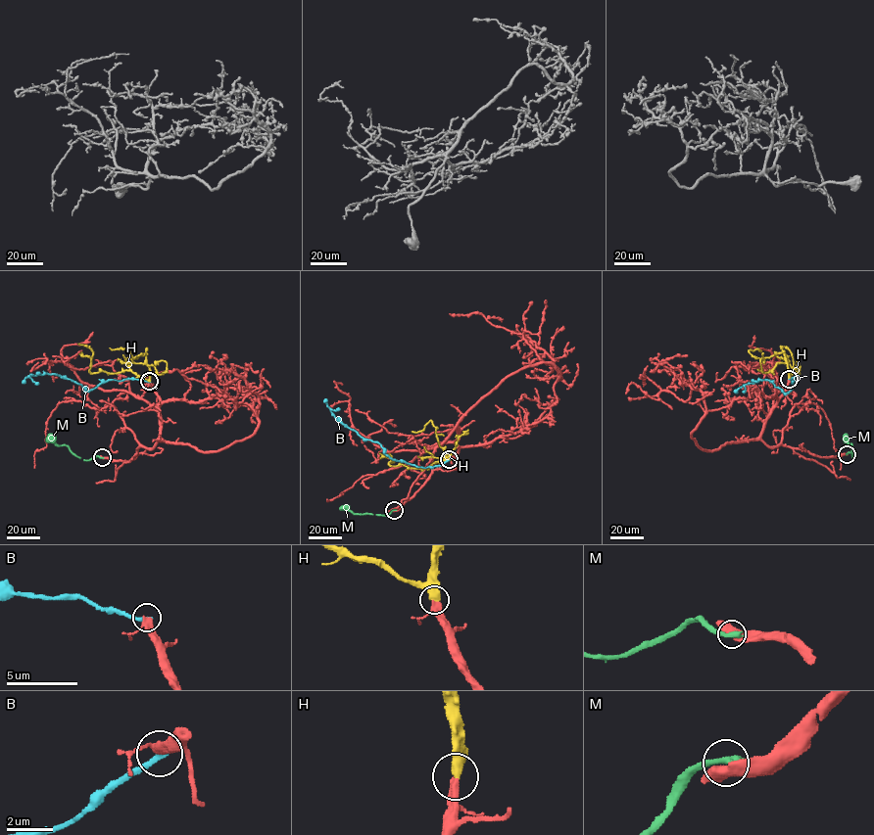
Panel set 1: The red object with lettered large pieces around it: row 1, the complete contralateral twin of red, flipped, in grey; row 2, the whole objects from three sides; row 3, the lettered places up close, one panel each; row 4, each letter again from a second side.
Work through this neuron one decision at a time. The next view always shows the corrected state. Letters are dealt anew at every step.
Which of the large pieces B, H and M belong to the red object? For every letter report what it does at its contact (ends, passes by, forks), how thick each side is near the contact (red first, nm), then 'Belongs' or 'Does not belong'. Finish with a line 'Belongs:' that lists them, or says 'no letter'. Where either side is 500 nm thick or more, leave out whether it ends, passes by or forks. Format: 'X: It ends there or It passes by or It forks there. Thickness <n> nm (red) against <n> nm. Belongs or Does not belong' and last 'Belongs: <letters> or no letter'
B: It ends there. Thickness 340 nm (red) against 280 nm. Does not belong
H: Thickness 320 nm (red) against 550 nm. Belongs
M: Thickness 550 nm (red) against 380 nm. Does not belong
Belongs: H

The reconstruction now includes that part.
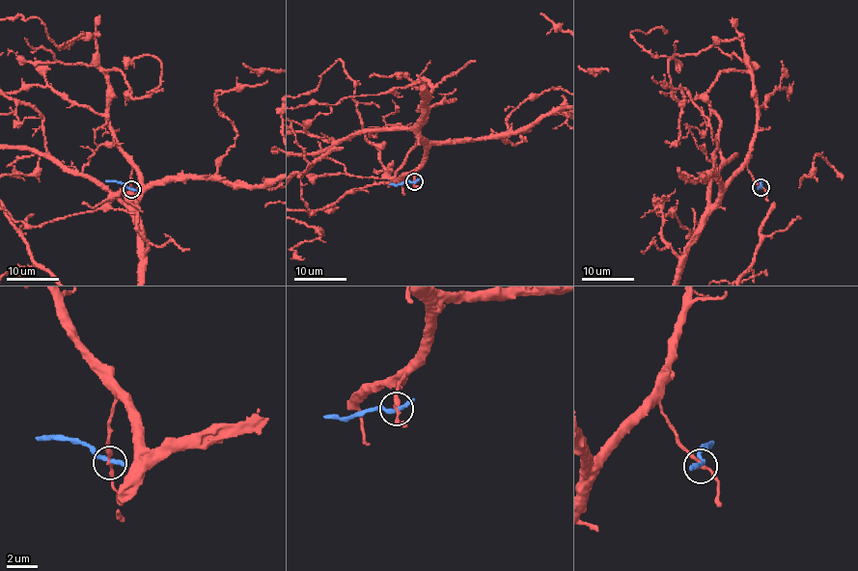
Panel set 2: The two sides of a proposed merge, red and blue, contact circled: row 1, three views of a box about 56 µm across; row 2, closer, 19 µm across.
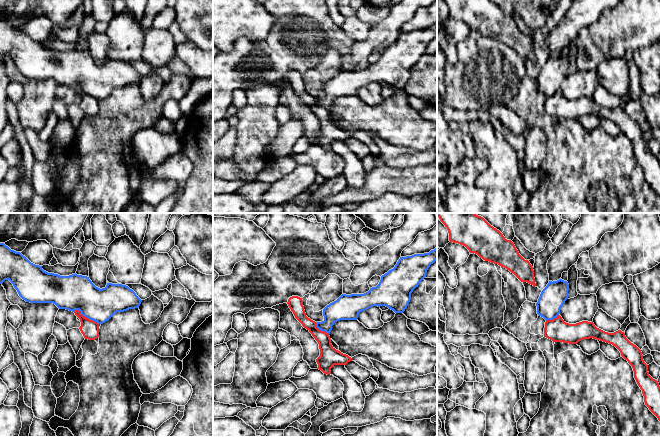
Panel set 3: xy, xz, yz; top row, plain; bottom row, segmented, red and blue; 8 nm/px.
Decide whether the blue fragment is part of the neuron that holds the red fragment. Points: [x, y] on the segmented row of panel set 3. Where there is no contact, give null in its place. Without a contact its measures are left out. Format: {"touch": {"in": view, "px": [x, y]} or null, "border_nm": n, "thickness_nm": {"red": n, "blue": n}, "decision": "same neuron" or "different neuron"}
{"touch": {"in": "xy", "px": [85, 317]}, "border_nm": 240, "thickness_nm": {"red": 140, "blue": 280}, "decision": "different neuron"}

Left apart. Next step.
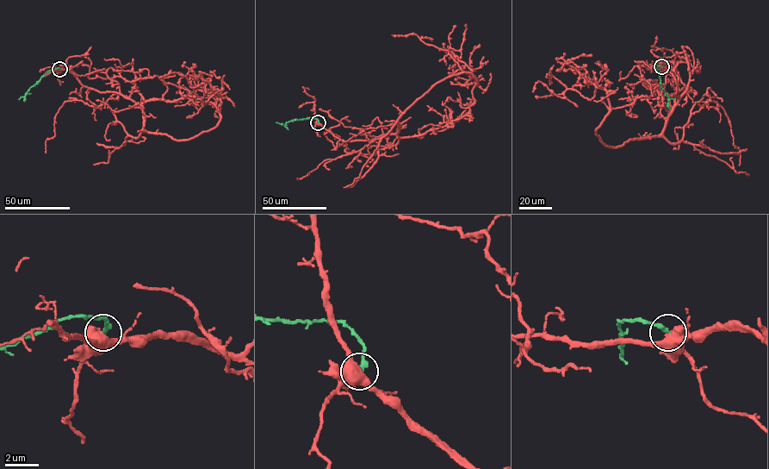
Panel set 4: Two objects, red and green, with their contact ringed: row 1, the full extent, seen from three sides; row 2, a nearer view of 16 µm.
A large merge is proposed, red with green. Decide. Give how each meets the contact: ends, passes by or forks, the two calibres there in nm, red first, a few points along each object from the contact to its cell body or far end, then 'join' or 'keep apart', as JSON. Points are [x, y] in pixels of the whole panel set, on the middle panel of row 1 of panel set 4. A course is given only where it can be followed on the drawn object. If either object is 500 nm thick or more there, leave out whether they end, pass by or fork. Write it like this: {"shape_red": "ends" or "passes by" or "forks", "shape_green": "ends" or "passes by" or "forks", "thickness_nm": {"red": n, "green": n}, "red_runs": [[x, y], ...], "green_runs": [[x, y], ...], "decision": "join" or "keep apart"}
{"thickness_nm": {"red": 600, "green": 280}, "red_runs": [[318, 122], [344, 140], [374, 140], [395, 134], [437, 83], [470, 72], [477, 84], [447, 51], [392, 34]], "green_runs": [[318, 122], [317, 118], [292, 120], [285, 125], [275, 122]], "decision": "keep apart"}

